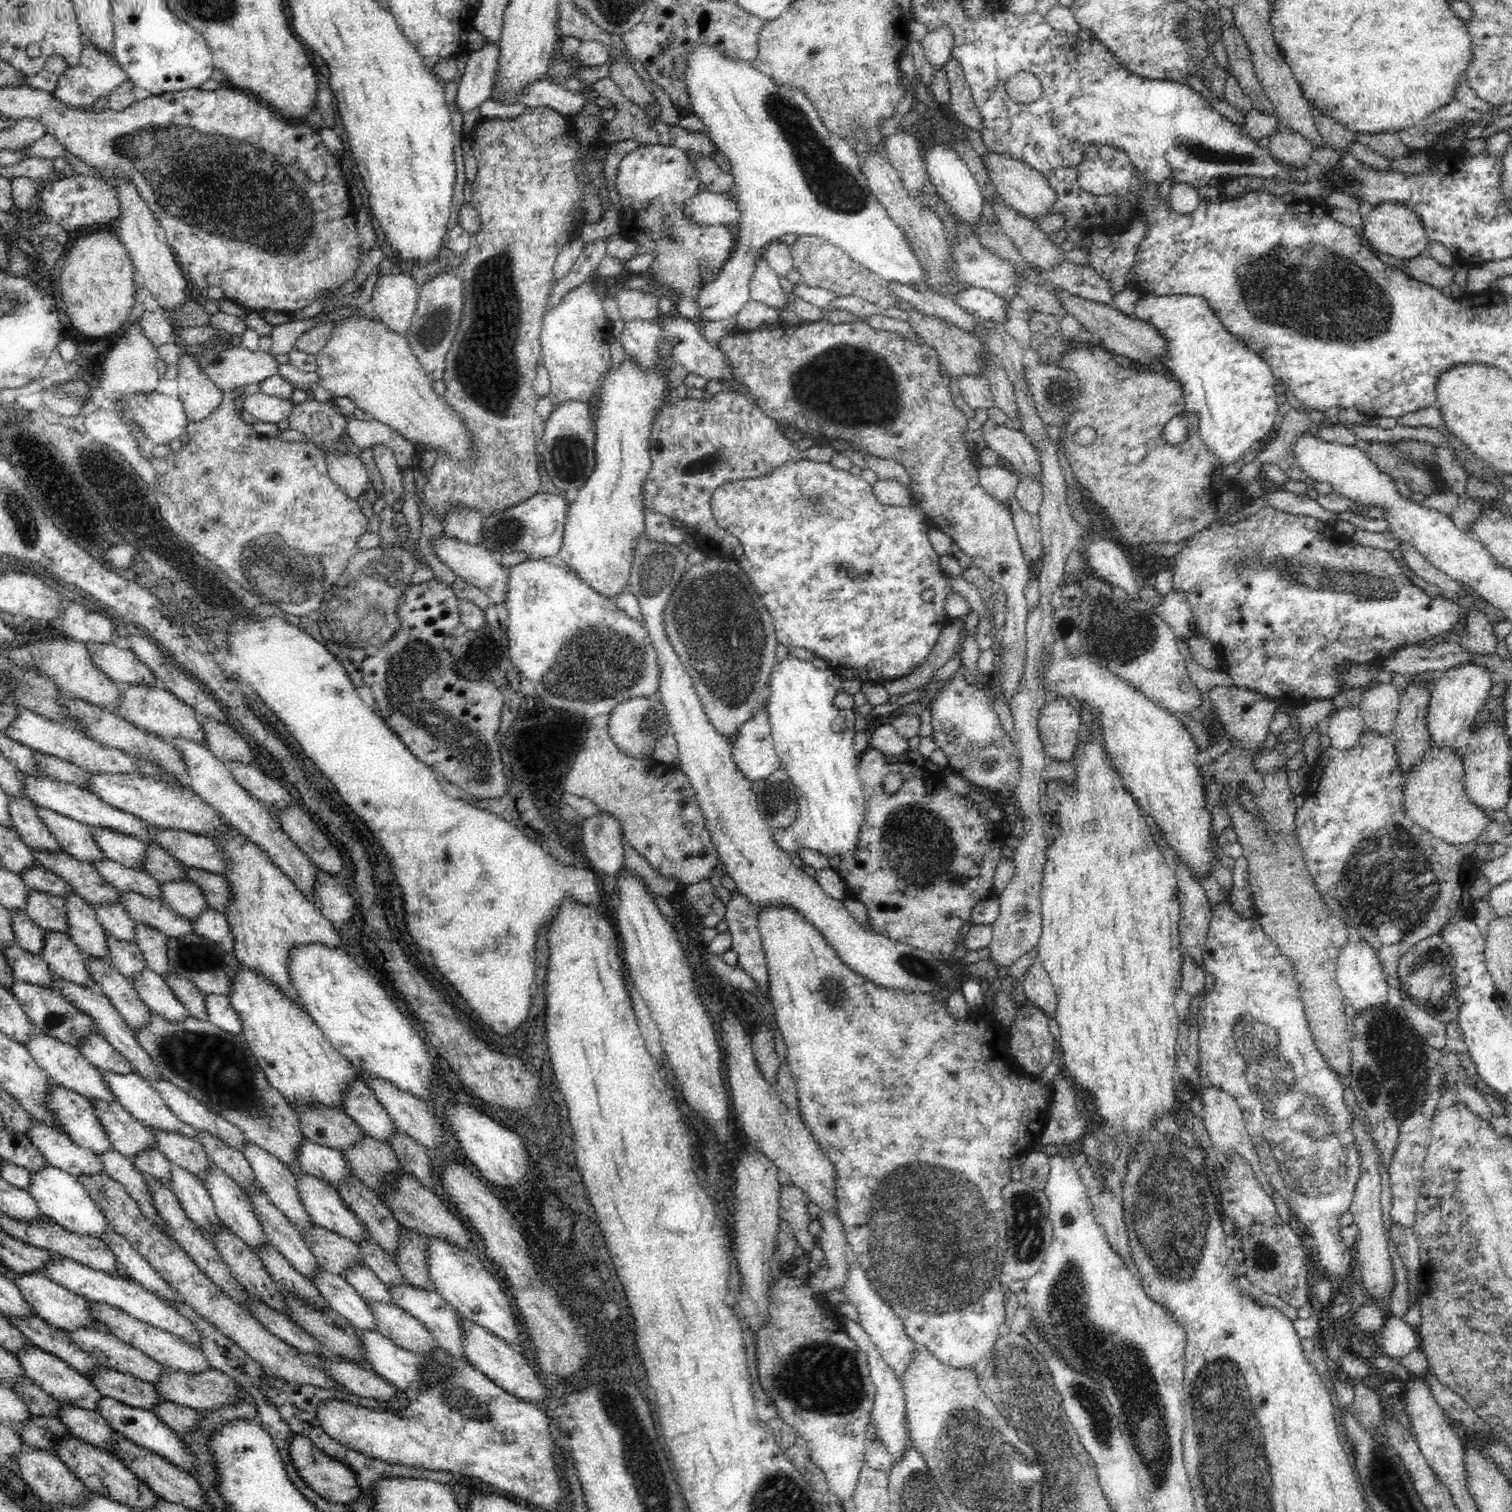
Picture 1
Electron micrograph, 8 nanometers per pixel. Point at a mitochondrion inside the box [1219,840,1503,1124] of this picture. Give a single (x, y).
(1398, 1067)

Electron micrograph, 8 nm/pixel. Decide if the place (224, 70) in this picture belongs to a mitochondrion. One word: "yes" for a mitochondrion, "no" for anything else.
no

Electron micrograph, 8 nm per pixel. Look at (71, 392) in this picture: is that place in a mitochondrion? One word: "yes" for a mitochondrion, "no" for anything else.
yes

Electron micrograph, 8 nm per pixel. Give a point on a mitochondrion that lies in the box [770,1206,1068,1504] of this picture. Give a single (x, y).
(820, 1377)

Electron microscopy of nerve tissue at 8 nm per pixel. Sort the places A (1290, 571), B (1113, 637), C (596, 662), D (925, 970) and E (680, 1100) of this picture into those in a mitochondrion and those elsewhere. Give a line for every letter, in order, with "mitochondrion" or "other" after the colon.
A: mitochondrion
B: mitochondrion
C: mitochondrion
D: mitochondrion
E: other

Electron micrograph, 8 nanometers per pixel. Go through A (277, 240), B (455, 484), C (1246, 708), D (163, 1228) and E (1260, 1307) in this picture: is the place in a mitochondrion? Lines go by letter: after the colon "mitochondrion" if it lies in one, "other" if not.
A: mitochondrion
B: other
C: other
D: other
E: other

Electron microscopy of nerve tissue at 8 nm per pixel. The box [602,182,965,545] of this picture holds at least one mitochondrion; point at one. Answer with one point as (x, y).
(876, 401)

